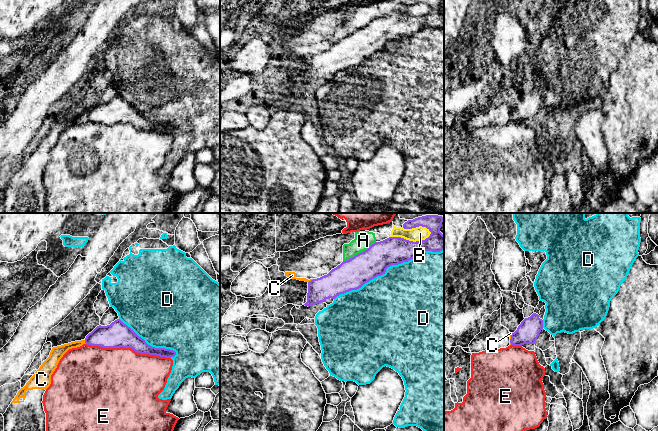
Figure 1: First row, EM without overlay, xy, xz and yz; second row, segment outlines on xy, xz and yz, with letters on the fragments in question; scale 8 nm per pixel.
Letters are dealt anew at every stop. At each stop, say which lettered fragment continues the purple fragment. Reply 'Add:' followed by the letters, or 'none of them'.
Add: none of them

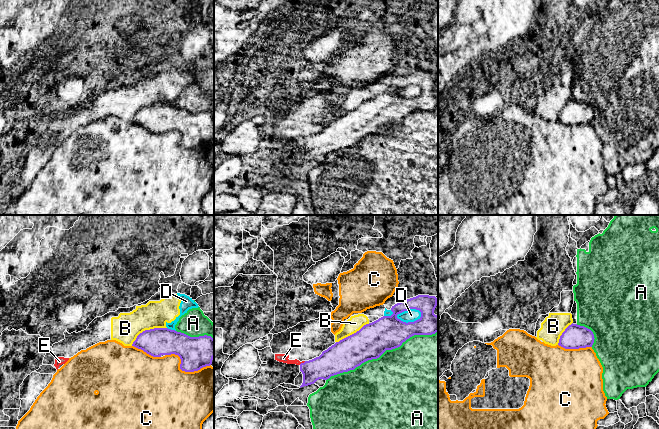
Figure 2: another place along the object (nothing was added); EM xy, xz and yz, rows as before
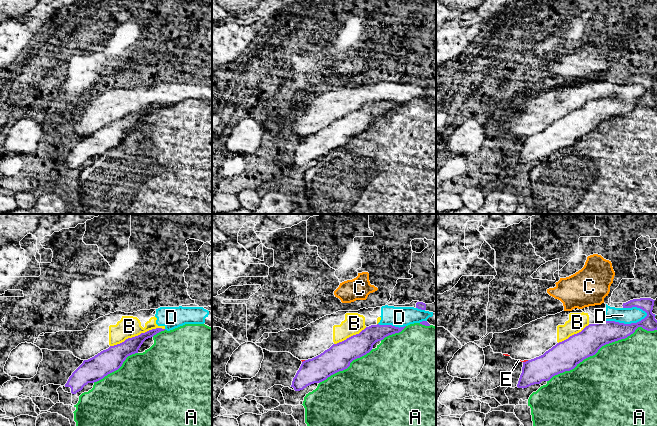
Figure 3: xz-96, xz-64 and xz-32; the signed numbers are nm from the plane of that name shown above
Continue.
Add: none of them

